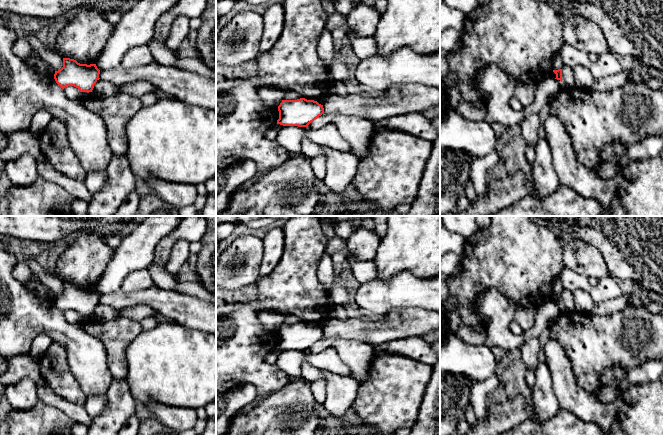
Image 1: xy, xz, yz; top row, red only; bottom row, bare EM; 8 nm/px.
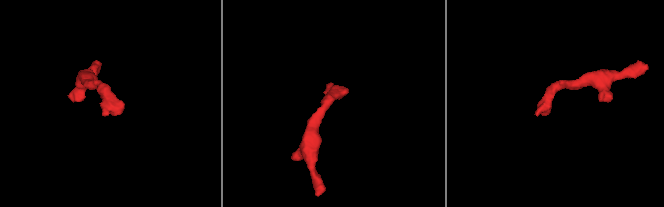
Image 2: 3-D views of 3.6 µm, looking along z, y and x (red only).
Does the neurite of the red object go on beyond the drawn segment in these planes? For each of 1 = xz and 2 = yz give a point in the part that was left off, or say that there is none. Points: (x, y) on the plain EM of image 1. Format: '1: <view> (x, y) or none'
1: none
2: none

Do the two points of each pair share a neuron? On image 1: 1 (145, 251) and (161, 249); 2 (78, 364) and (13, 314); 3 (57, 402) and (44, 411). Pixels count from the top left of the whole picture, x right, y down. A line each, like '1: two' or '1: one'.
1: two
2: one
3: two

